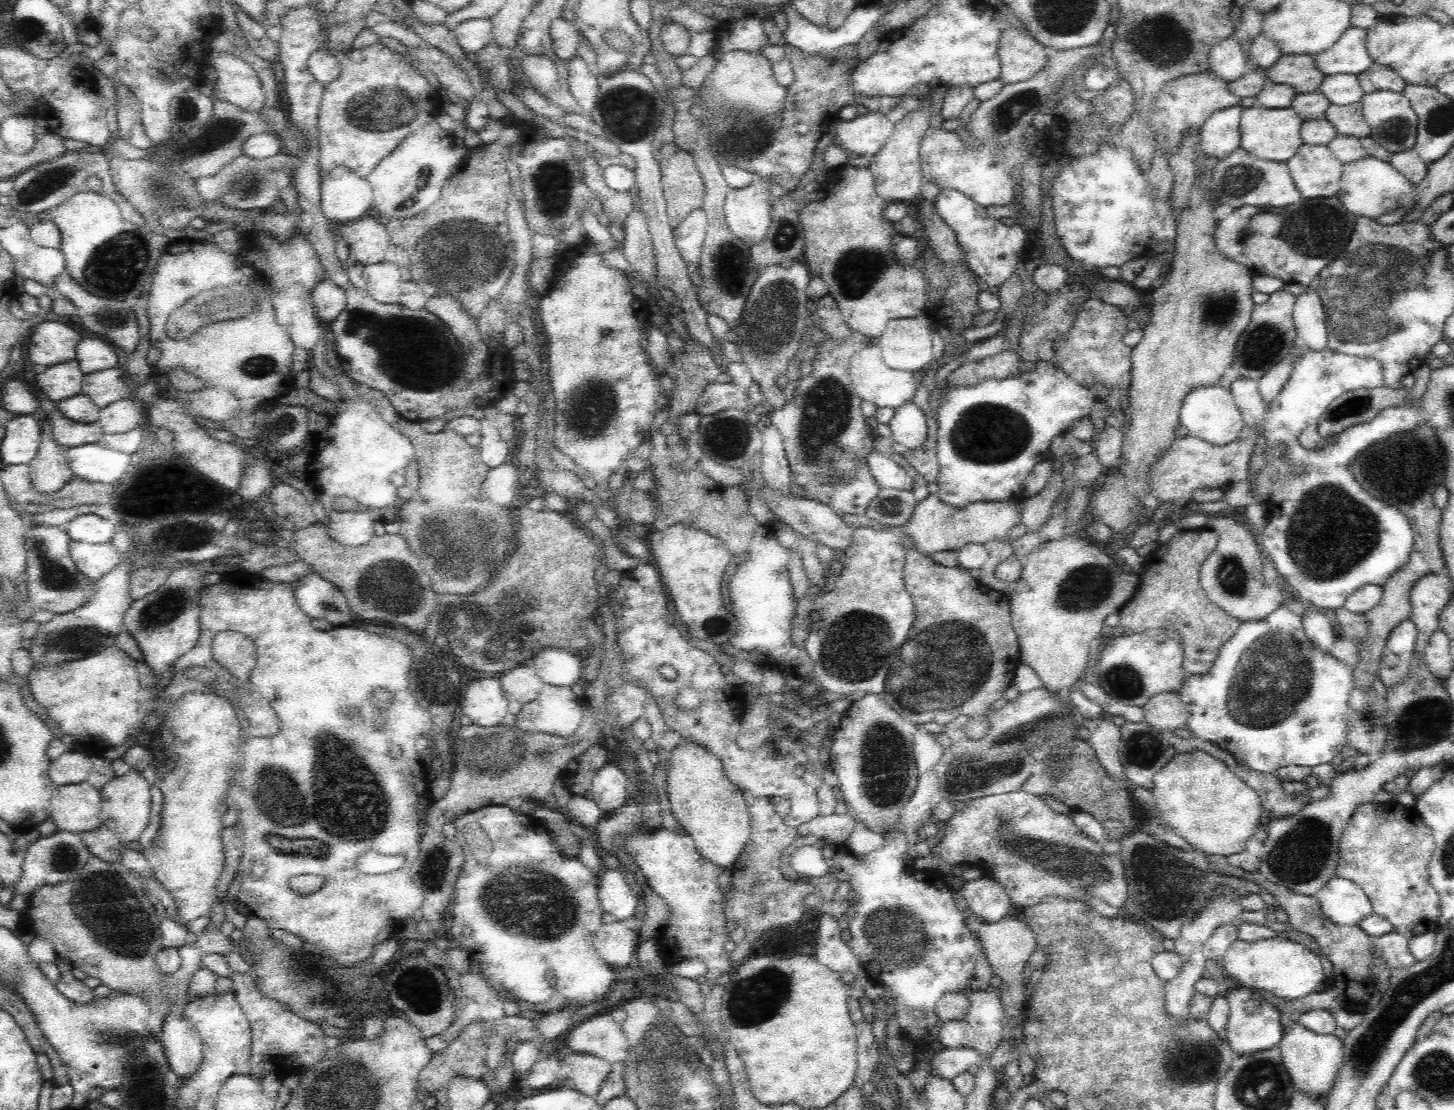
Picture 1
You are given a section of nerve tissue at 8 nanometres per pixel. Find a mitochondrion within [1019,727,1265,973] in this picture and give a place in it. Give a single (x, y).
(1142, 749)

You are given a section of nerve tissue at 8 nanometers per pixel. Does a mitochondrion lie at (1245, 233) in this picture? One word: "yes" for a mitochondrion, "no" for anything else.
yes

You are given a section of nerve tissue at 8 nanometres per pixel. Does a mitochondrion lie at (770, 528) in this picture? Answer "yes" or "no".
no

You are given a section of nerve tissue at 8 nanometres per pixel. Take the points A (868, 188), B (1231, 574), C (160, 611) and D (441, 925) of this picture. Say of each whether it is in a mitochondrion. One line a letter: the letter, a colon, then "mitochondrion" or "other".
A: other
B: mitochondrion
C: mitochondrion
D: other

